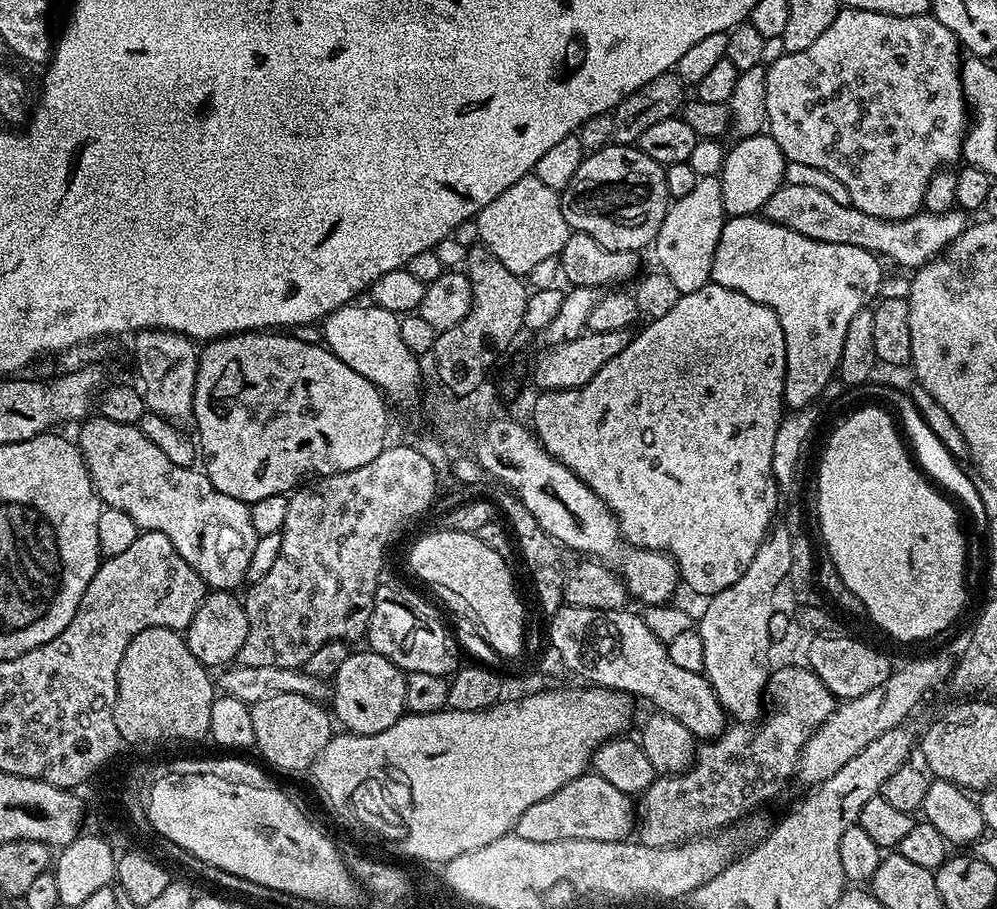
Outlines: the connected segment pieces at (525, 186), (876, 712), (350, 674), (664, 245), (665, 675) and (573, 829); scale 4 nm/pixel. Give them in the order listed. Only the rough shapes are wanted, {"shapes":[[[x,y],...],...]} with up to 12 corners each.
{"shapes":[[[534,174],[474,219],[480,244],[521,278],[570,234],[560,193]],[[928,656],[839,703],[800,751],[808,786],[905,723],[953,657]],[[349,654],[330,684],[345,733],[382,734],[406,712],[405,673]],[[719,177],[673,201],[652,243],[681,295],[711,281]],[[564,604],[550,648],[581,681],[641,696],[697,741],[730,723],[703,672],[643,615]],[[585,774],[534,802],[526,842],[629,839],[633,797]]]}

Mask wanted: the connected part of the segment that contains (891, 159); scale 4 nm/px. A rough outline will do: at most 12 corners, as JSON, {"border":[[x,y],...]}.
{"border":[[840,8],[766,68],[766,132],[905,220],[964,151],[935,16]]}

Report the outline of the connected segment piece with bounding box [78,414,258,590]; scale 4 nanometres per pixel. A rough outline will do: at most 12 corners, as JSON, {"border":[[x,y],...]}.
{"border":[[92,414],[80,453],[101,505],[161,532],[212,590],[245,583],[250,507]]}

